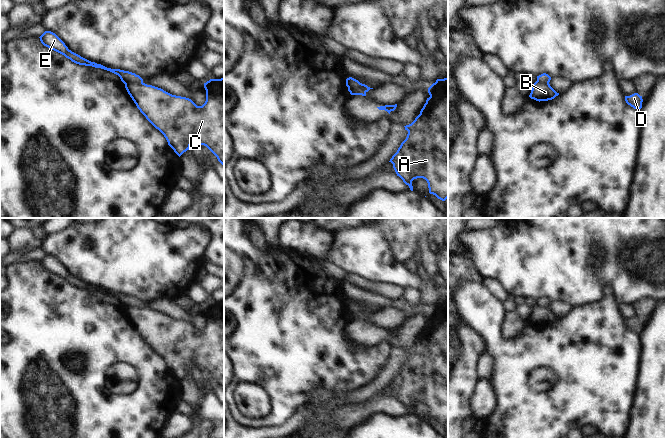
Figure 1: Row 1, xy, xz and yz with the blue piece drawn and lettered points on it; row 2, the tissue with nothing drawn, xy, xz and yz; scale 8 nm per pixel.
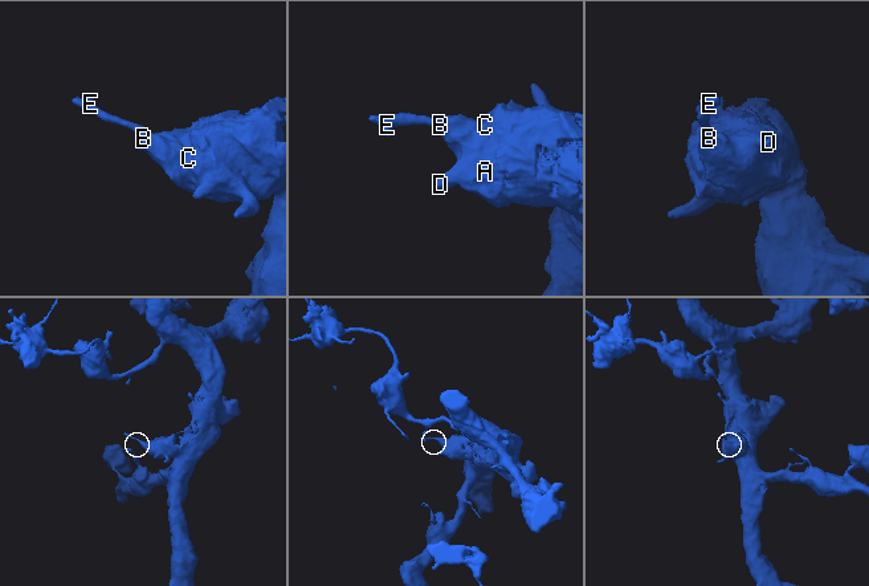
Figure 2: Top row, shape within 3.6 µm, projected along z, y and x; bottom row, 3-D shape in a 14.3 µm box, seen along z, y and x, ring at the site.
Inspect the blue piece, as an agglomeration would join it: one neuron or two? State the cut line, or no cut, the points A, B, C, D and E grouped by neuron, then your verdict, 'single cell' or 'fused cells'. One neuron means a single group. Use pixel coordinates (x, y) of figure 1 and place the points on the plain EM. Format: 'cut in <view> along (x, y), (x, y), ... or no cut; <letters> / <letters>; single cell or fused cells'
cut in xy along (142, 306), (139, 308), (125, 308); A B C D / E; fused cells

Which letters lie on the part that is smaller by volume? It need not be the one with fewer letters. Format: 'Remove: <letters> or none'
Remove: E

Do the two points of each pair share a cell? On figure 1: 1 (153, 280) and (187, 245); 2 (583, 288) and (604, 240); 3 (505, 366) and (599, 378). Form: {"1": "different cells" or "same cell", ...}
{"1": "same cell", "2": "same cell", "3": "same cell"}

